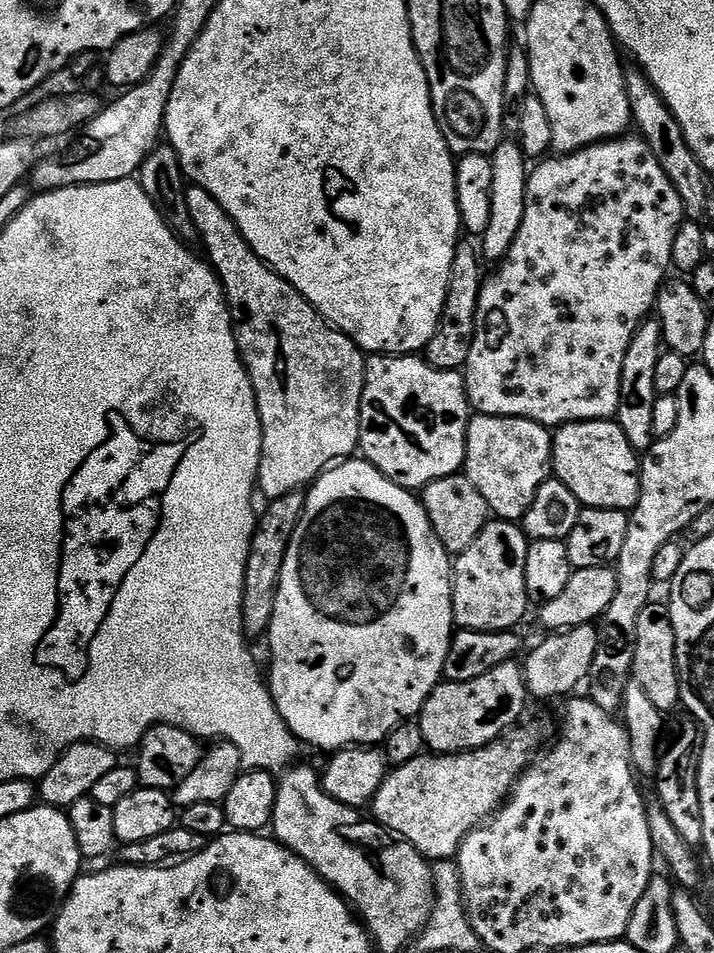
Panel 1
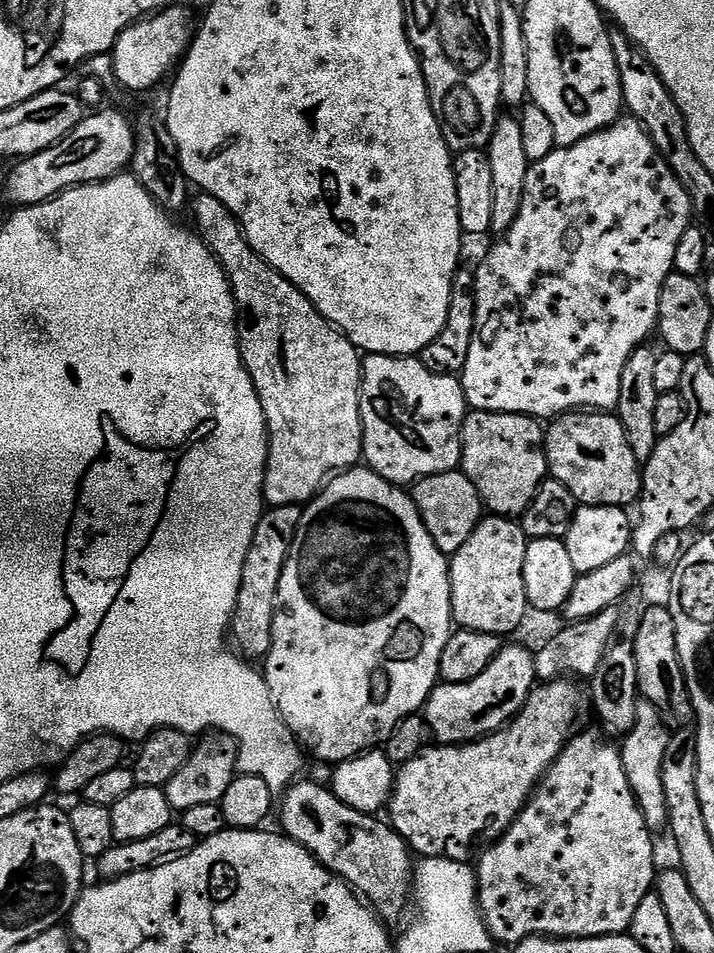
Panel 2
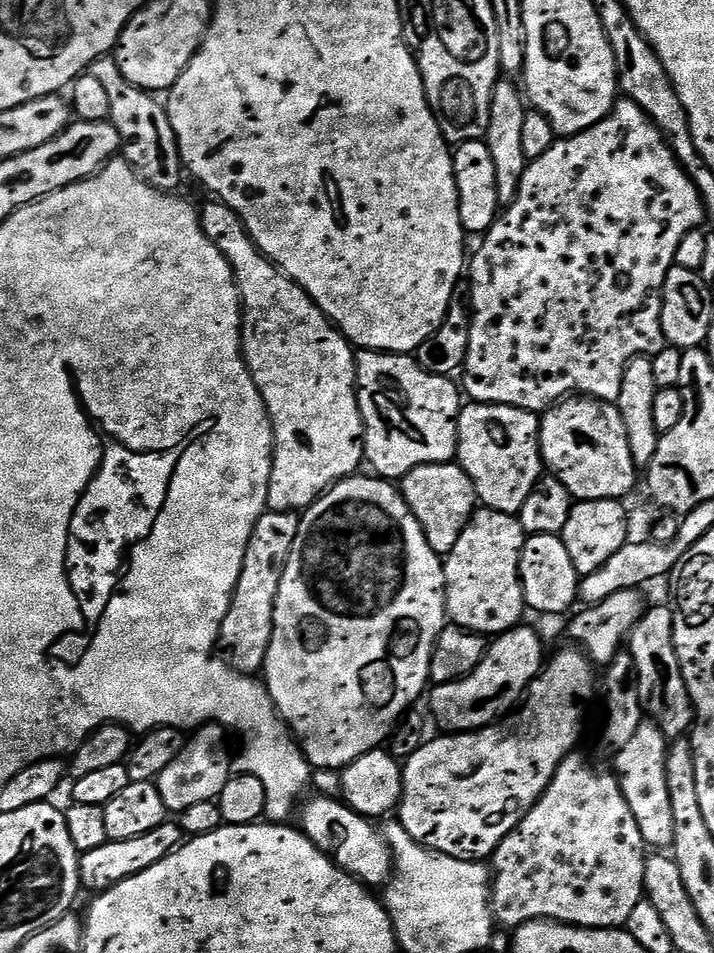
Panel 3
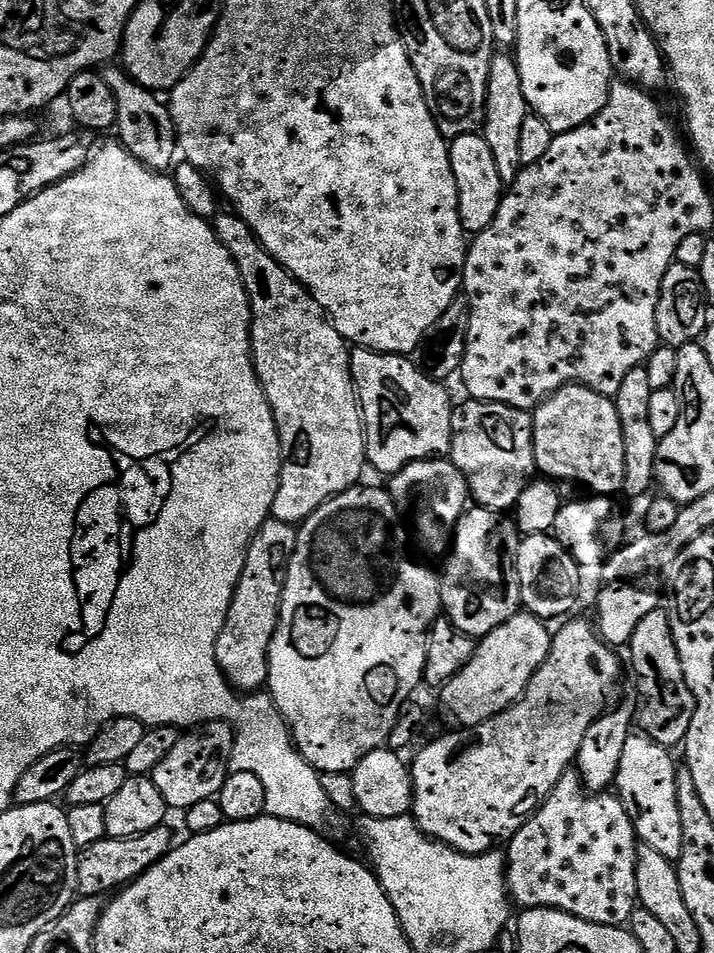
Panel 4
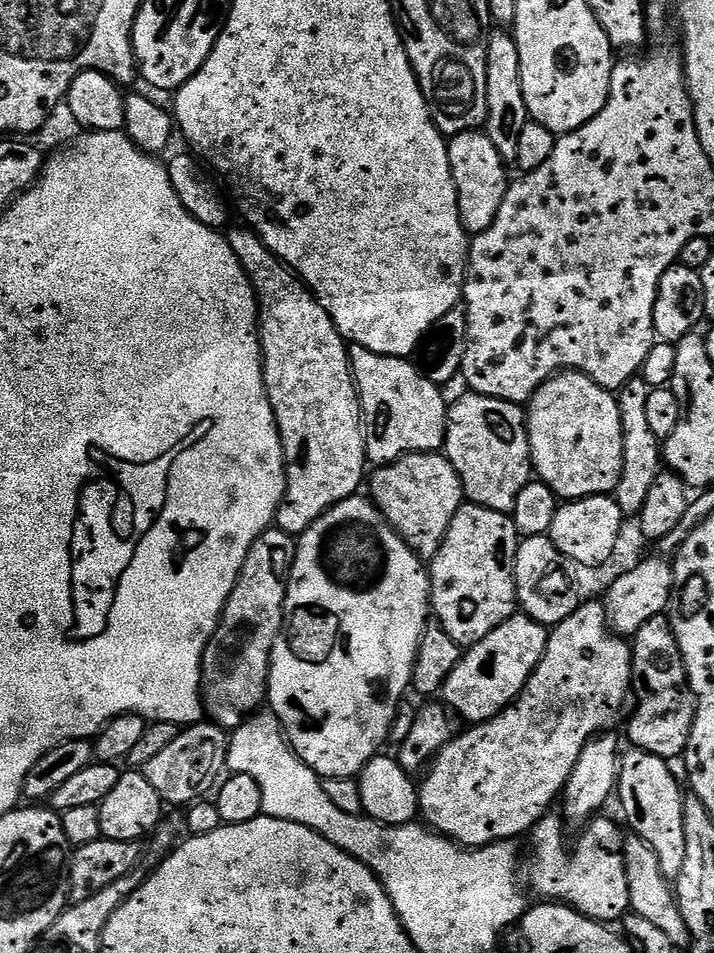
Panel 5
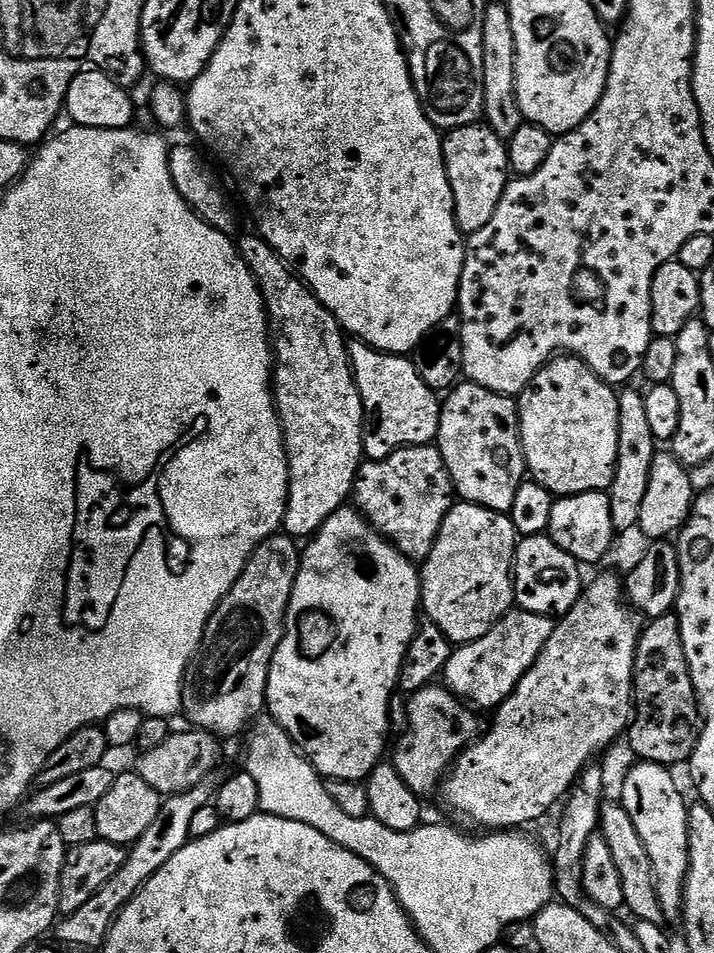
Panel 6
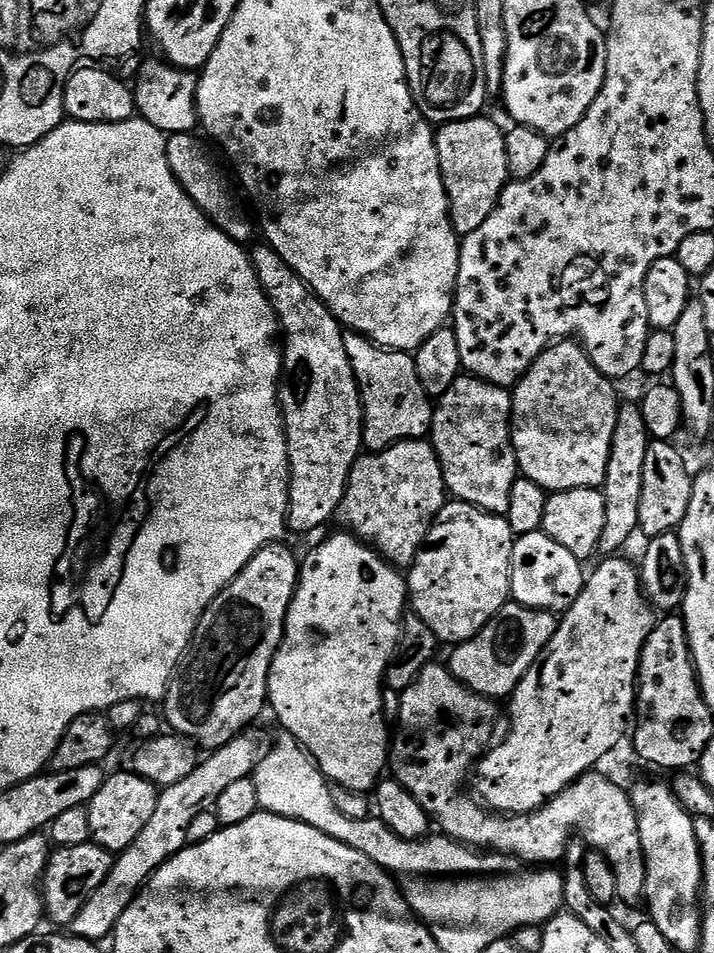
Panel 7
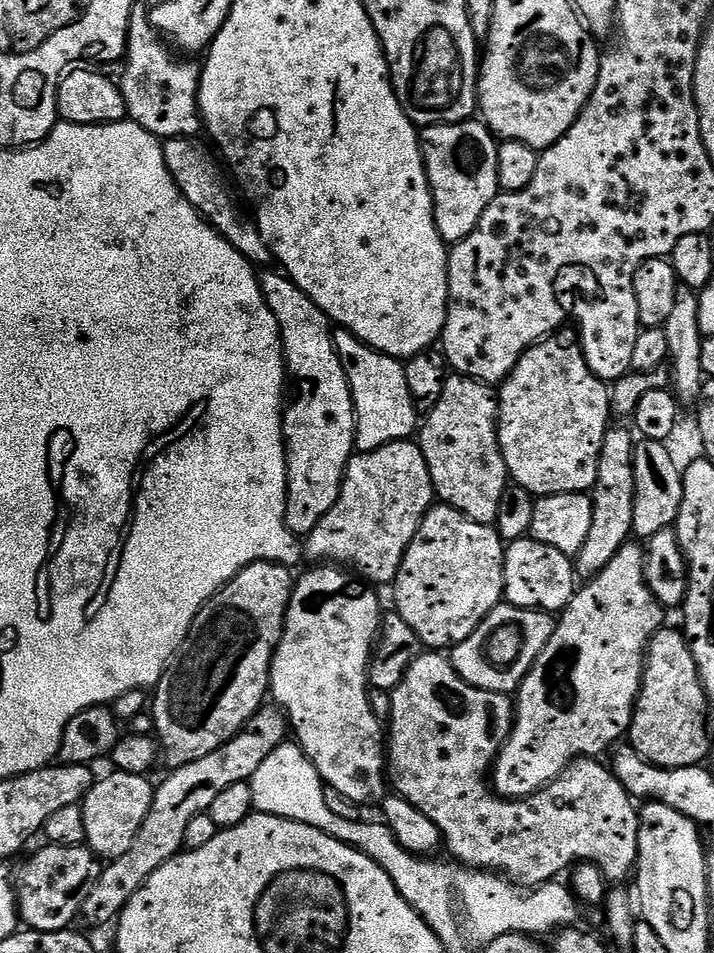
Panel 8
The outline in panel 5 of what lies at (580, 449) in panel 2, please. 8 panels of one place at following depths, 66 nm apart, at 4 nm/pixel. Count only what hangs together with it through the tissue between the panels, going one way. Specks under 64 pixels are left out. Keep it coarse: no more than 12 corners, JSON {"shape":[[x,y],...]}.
{"shape":[[575,370],[528,401],[535,475],[561,501],[615,493],[619,399]]}

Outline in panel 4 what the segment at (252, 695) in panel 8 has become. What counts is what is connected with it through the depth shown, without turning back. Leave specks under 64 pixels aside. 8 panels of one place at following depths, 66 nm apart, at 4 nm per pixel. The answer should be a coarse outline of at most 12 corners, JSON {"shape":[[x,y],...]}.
{"shape":[[297,529],[254,534],[216,661],[233,688],[268,683]]}

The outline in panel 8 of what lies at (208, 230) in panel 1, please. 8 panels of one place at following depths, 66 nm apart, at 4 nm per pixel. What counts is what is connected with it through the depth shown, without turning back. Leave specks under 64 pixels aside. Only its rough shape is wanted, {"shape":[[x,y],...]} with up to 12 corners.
{"shape":[[259,277],[296,387],[284,414],[291,532],[338,502],[356,403],[334,324]]}

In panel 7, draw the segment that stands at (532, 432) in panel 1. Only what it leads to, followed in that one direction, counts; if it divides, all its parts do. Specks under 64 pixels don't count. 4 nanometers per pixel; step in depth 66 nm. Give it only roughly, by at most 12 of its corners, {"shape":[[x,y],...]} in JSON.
{"shape":[[462,374],[430,443],[455,499],[505,515],[512,392]]}

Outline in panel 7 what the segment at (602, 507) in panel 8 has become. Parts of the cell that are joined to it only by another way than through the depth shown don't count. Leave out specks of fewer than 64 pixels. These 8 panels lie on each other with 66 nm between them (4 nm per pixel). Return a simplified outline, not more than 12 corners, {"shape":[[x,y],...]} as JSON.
{"shape":[[621,403],[606,466],[599,551],[637,535],[650,437],[639,403]]}

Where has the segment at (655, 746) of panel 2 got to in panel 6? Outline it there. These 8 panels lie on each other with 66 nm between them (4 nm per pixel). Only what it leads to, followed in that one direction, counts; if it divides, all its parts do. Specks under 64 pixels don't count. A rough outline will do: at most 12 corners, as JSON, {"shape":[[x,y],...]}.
{"shape":[[636,762],[619,803],[650,854],[665,921],[679,921],[688,809],[662,764]]}

